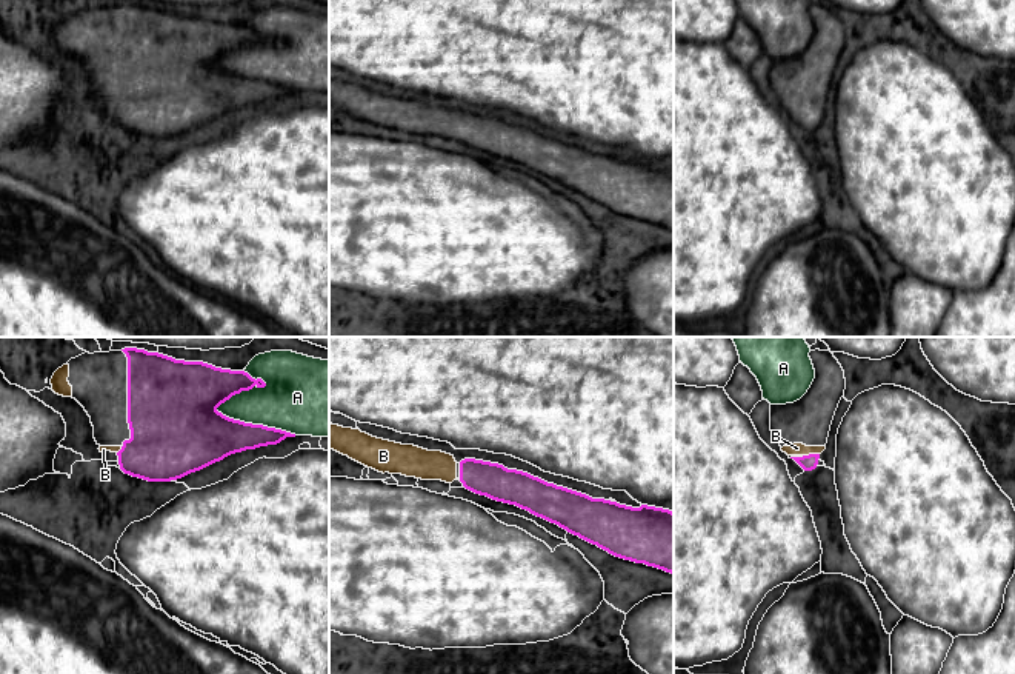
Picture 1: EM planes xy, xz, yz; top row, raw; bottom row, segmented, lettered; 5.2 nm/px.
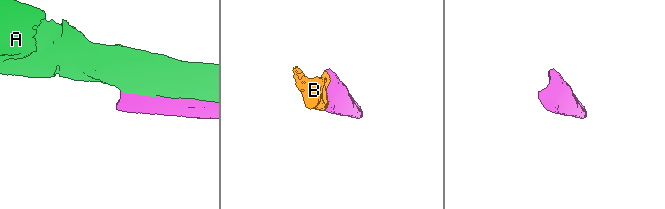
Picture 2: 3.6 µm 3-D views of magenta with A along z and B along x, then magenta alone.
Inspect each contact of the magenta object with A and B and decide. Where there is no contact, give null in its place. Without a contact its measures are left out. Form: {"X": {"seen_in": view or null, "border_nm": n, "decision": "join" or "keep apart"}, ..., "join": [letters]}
{"A": {"seen_in": "xy", "border_nm": 440, "decision": "keep apart"}, "B": {"seen_in": "yz", "border_nm": 90, "decision": "join"}, "join": ["B"]}

